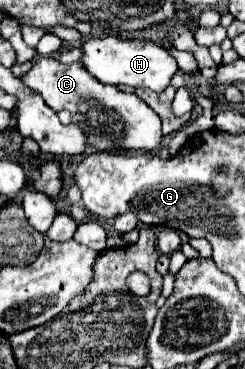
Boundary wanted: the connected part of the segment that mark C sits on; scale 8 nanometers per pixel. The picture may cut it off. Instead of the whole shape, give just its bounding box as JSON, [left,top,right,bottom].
[23,58,161,152]

